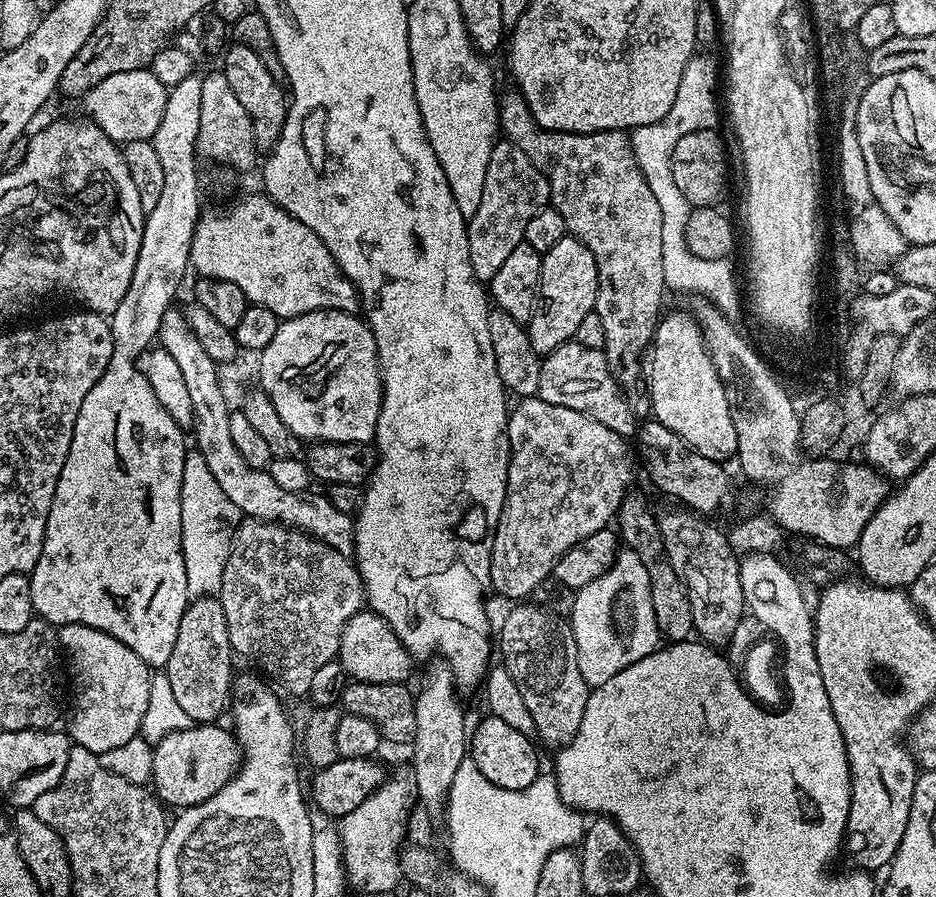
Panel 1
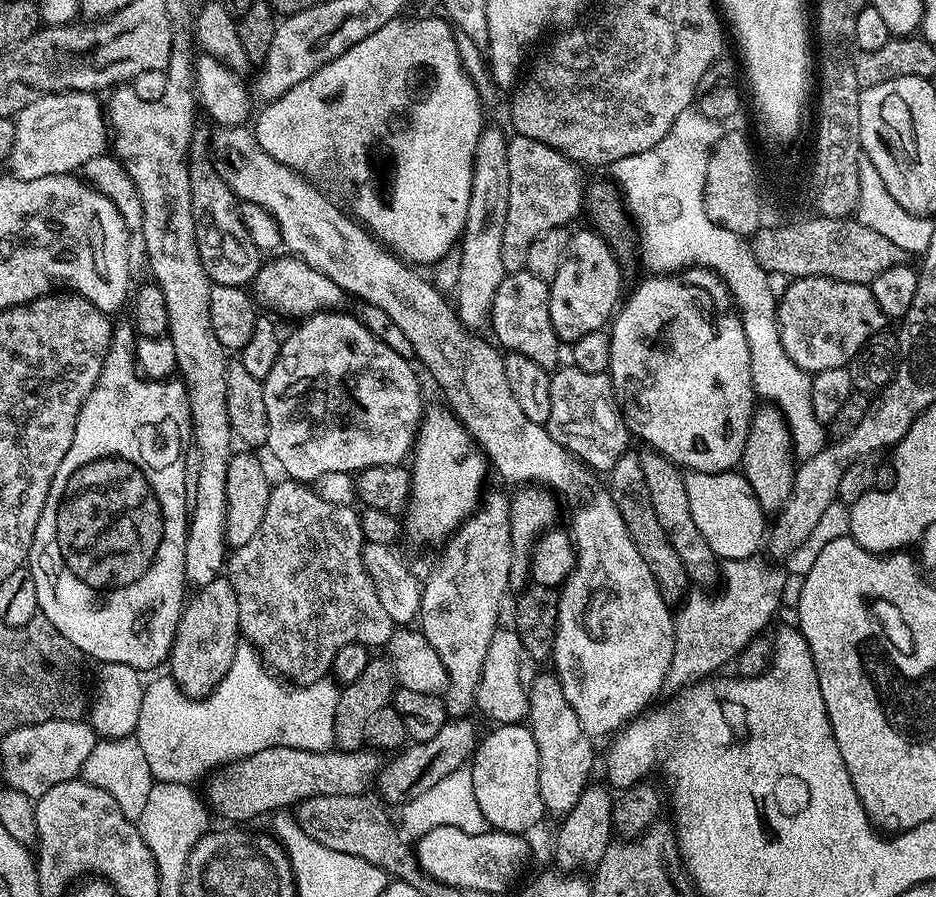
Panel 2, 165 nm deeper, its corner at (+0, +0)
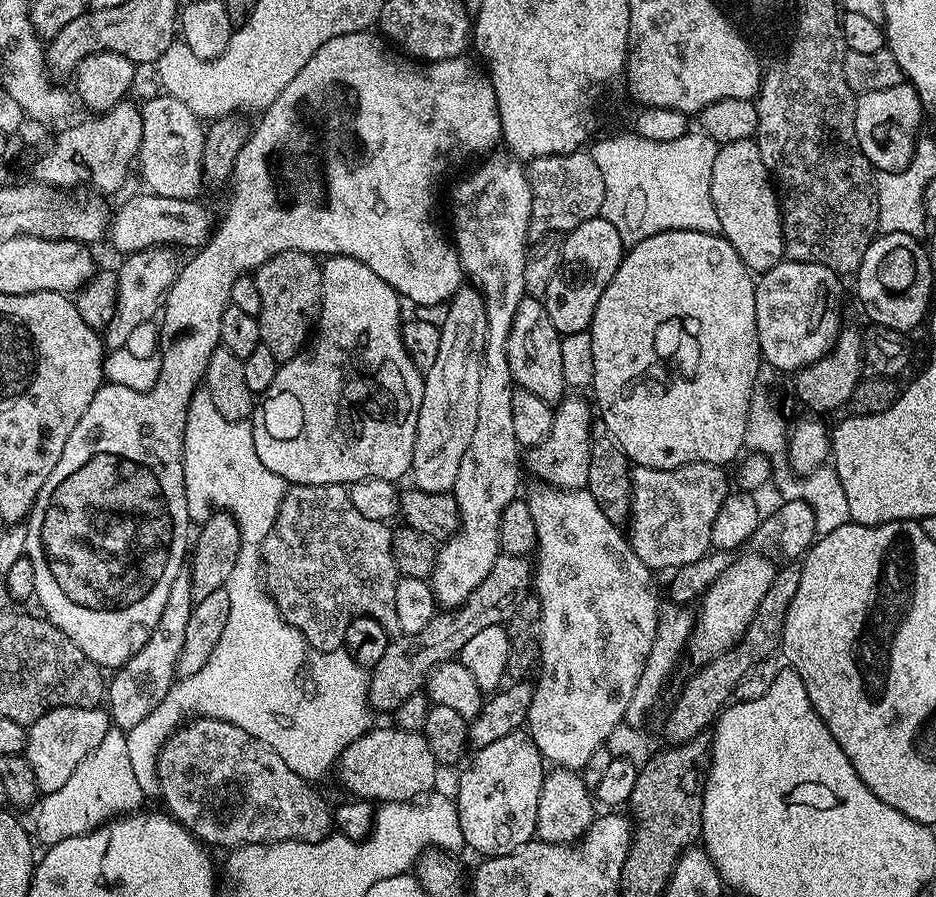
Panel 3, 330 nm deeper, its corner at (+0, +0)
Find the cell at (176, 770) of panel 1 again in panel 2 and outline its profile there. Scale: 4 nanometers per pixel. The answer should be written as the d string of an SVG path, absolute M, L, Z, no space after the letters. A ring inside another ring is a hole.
M274 746L221 767L208 784L206 804L216 816L225 816L228 820L252 820L255 816L276 812L279 808L291 809L300 801L315 796L363 796L371 784L373 787L377 783L381 771L381 753L367 747L359 748L357 752L311 752L290 746Z

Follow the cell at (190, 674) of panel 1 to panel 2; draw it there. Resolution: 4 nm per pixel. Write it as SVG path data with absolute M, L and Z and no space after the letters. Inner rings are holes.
M226 578L206 582L206 586L191 593L184 611L180 613L176 637L172 643L170 675L189 698L208 696L216 689L218 682L226 678L241 642L238 594L234 594L234 586Z

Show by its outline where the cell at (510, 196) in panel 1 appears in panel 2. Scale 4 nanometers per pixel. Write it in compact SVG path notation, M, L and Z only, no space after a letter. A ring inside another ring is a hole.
M513 135L508 142L508 164L510 172L510 204L506 217L506 228L502 237L502 263L507 273L523 272L527 269L526 254L530 245L538 234L546 234L546 230L563 228L571 225L571 220L576 215L581 215L585 207L584 194L586 191L586 179L582 173L581 165L571 160L569 156L563 156L558 150L538 142L534 138Z

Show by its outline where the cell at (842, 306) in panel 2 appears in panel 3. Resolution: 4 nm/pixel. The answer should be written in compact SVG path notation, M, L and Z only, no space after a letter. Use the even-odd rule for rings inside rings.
M787 258L759 275L755 288L755 321L758 325L761 359L767 365L769 363L782 372L792 374L821 360L833 348L842 327L838 310L842 296L840 280L841 275L829 267Z

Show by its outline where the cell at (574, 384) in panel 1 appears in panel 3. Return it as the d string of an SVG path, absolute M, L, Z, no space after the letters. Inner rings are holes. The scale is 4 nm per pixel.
M565 395L564 399L555 405L550 434L546 436L539 446L527 453L527 471L529 468L540 479L537 481L541 485L566 489L587 489L588 475L590 474L594 408L589 401L587 404L586 401L579 400L576 396L579 395Z

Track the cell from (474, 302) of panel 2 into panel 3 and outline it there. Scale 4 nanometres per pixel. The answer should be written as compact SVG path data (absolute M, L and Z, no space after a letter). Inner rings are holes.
M474 286L461 287L449 301L448 317L440 327L437 359L424 374L423 402L410 474L424 492L451 491L456 484L462 457L477 426L478 393L484 368L486 334L484 298Z

